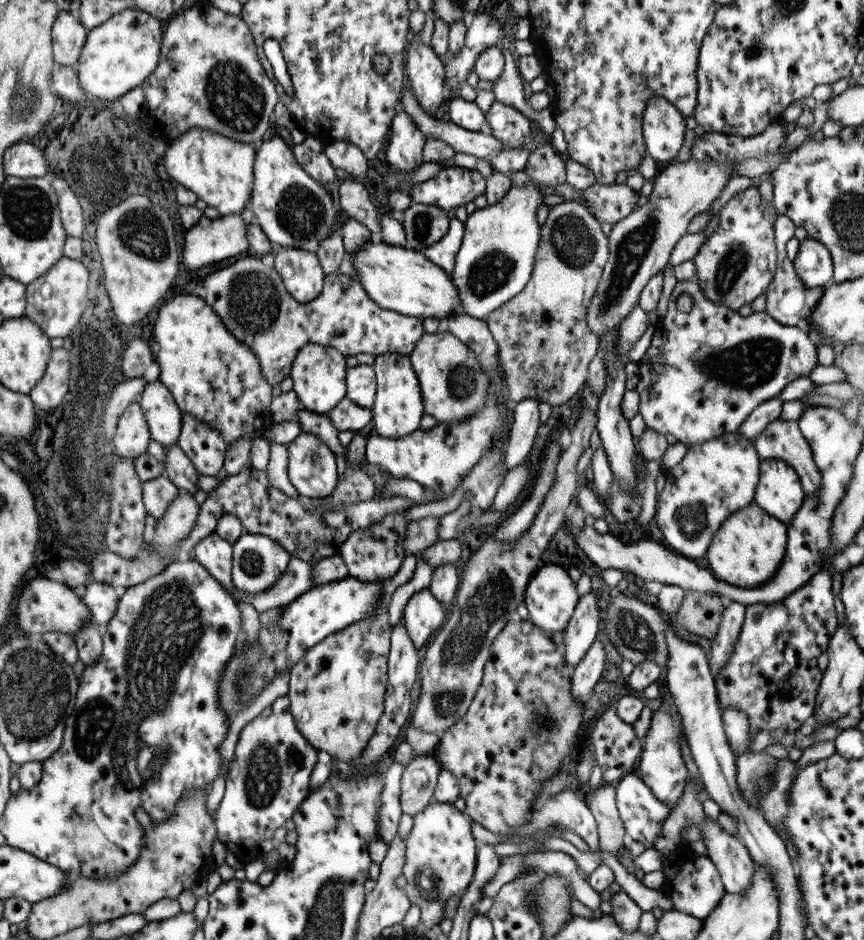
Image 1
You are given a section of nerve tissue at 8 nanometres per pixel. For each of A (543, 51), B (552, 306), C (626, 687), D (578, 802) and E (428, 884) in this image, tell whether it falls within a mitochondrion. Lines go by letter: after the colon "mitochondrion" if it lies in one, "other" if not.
A: other
B: other
C: other
D: other
E: mitochondrion

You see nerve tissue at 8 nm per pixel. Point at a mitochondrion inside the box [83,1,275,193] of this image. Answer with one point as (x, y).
(234, 99)

